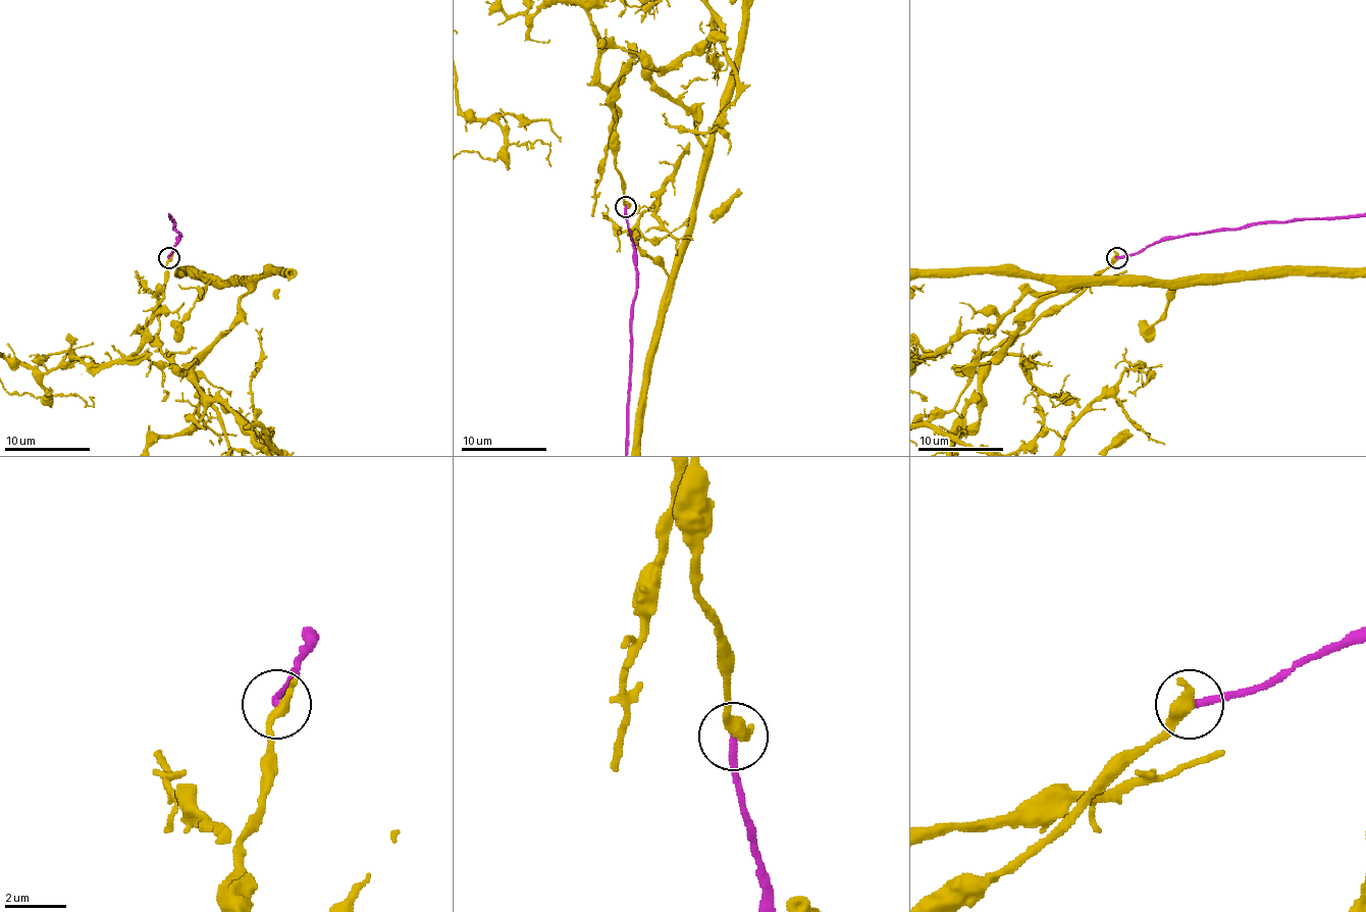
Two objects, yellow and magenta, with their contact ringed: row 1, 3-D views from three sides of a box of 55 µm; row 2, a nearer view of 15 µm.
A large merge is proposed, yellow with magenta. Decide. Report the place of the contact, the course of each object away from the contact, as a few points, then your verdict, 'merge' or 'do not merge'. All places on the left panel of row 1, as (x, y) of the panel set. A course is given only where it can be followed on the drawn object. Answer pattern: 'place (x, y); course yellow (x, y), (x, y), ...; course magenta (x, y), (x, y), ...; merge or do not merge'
place (168, 258); do not merge

